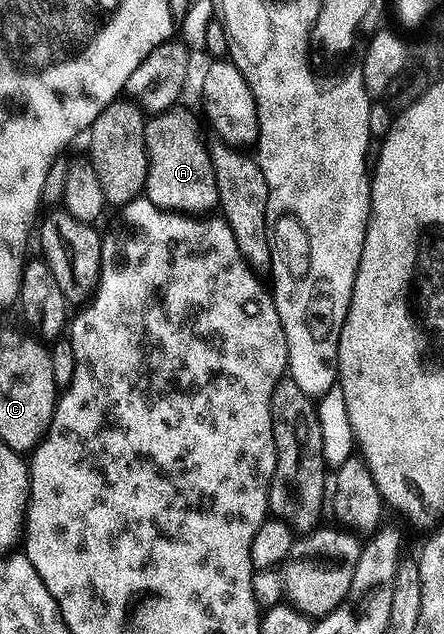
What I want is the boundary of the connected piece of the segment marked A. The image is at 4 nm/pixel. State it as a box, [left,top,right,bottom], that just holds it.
[145,107,218,215]

